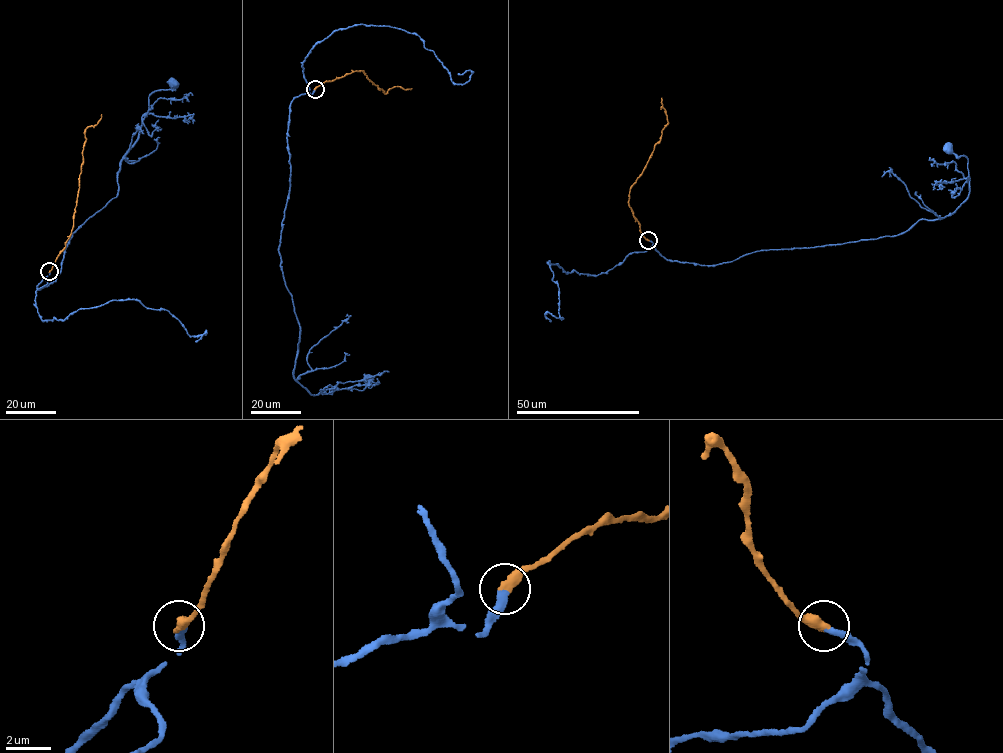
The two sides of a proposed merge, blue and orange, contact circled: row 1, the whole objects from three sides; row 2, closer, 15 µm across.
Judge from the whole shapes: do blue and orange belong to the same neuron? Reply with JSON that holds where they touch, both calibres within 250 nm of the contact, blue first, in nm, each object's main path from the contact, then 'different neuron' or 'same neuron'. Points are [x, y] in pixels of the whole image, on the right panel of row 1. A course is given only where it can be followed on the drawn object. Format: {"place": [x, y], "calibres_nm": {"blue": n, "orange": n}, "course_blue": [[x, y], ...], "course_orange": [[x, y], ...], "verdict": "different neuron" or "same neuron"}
{"place": [648, 240], "calibres_nm": {"blue": 320, "orange": 480}, "course_blue": [[648, 240], [667, 259], [711, 266], [758, 251], [895, 236], [951, 214], [968, 196], [967, 160], [947, 148]], "course_orange": [[648, 240], [642, 234], [629, 206], [629, 194], [630, 186], [642, 173], [667, 124], [661, 97]], "verdict": "same neuron"}

